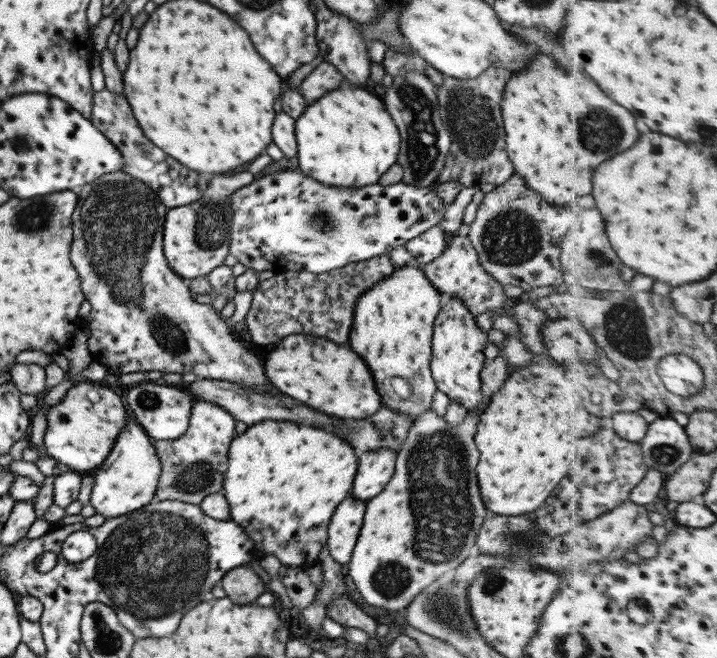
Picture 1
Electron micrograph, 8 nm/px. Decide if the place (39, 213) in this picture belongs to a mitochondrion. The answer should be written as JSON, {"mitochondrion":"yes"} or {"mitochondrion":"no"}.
{"mitochondrion":"yes"}

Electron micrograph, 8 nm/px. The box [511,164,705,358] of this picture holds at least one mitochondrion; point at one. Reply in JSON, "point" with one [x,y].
{"point":[593,250]}

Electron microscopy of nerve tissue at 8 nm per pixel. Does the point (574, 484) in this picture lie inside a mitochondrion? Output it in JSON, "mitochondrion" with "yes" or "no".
{"mitochondrion":"no"}

